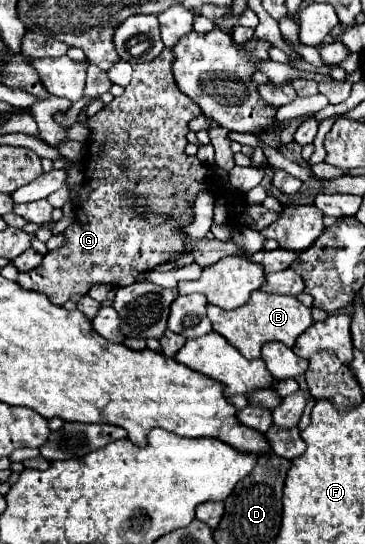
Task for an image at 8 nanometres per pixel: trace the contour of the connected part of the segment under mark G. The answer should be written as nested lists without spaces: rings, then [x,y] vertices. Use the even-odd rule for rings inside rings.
[[[165,47],[151,63],[133,65],[133,79],[125,87],[125,93],[87,119],[91,145],[83,155],[83,169],[89,197],[75,205],[75,221],[63,233],[65,245],[49,251],[37,269],[19,273],[17,283],[23,289],[43,293],[53,305],[63,305],[71,295],[85,295],[95,283],[117,287],[135,283],[139,273],[151,271],[165,263],[169,255],[183,251],[183,227],[193,221],[193,203],[197,195],[205,191],[215,197],[215,205],[227,207],[231,221],[253,231],[263,231],[279,219],[281,211],[249,203],[245,195],[217,183],[209,175],[209,167],[196,156],[185,155],[187,123],[201,115],[201,109],[175,85],[171,73],[173,61],[173,49]],[[123,191],[135,193],[135,201],[131,201],[131,197],[119,197]],[[133,207],[145,207],[147,213],[167,215],[181,223],[151,225],[143,219],[143,213],[137,213]]]

